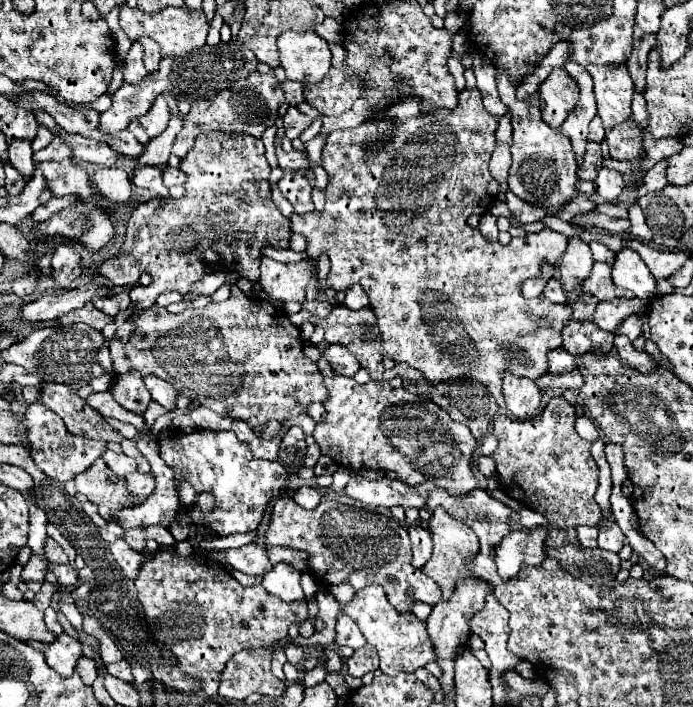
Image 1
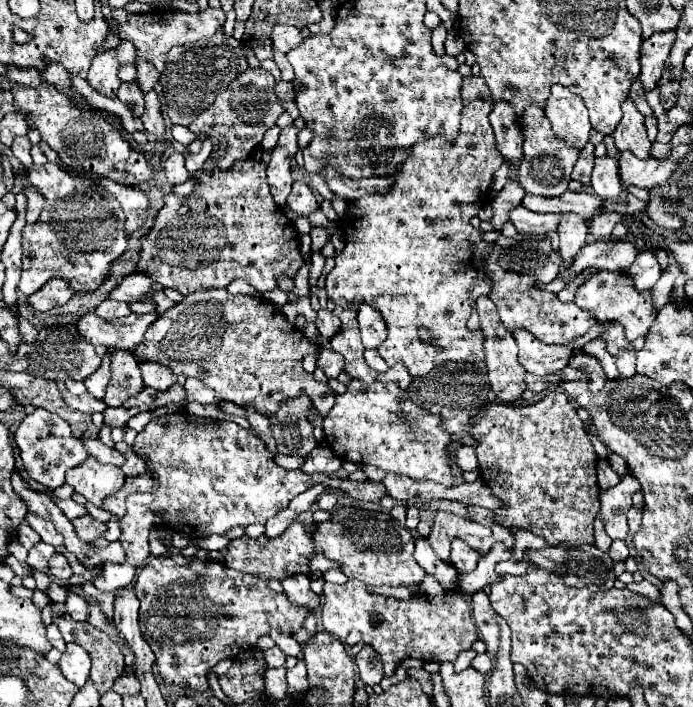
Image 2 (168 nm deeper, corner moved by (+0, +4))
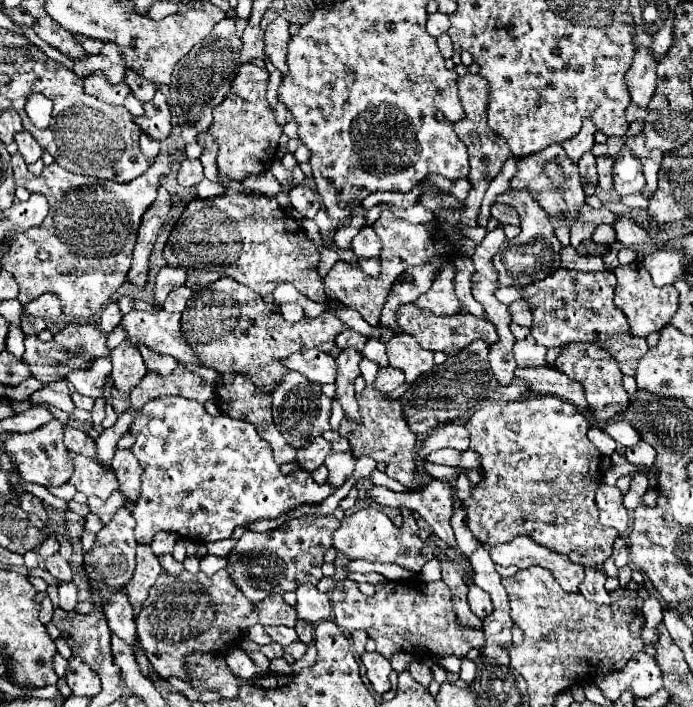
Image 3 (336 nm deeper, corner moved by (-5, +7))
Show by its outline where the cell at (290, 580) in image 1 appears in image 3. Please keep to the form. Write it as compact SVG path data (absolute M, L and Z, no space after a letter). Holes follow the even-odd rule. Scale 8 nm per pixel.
M302 584L296 590L296 594L298 594L296 612L298 612L300 620L304 620L308 624L316 624L316 622L328 620L332 616L330 594L318 592L318 588L314 584Z

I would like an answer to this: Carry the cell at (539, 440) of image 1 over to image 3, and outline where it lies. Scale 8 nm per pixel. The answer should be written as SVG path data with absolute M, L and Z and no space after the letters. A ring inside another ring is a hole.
M536 396L516 402L488 402L478 408L464 426L470 432L470 450L480 454L484 474L470 498L464 500L468 528L480 542L498 546L510 542L514 536L530 536L536 544L594 570L612 556L612 544L620 534L598 522L594 504L594 494L602 484L602 454L588 440L586 432L590 424L578 406L556 396Z

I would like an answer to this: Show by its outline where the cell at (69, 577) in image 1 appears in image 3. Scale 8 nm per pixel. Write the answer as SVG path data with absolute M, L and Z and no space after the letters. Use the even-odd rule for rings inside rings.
M58 552L44 560L44 568L58 580L58 582L72 582L72 570L68 560L64 560Z

